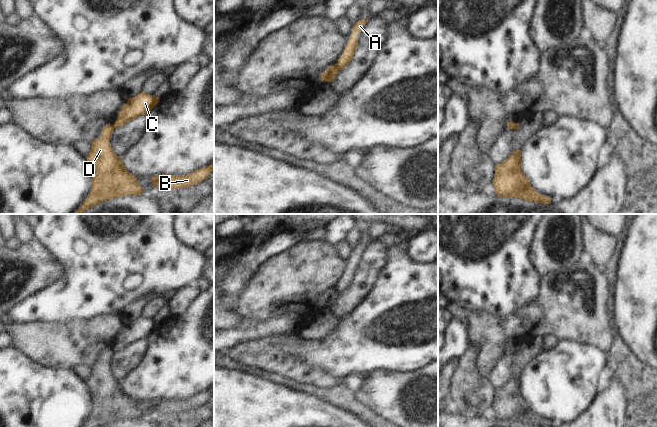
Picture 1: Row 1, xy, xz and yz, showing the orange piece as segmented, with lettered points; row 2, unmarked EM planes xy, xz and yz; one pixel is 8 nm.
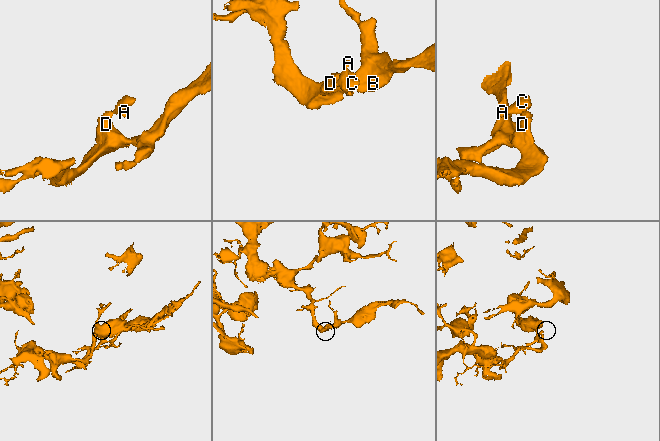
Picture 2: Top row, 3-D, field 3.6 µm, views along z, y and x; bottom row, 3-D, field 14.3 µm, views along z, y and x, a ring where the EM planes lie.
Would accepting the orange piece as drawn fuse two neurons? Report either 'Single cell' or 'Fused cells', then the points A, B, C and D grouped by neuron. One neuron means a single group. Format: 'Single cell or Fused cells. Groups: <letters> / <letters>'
Fused cells. Groups: A C / B D.

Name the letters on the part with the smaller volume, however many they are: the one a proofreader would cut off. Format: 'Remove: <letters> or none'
Remove: A, C

